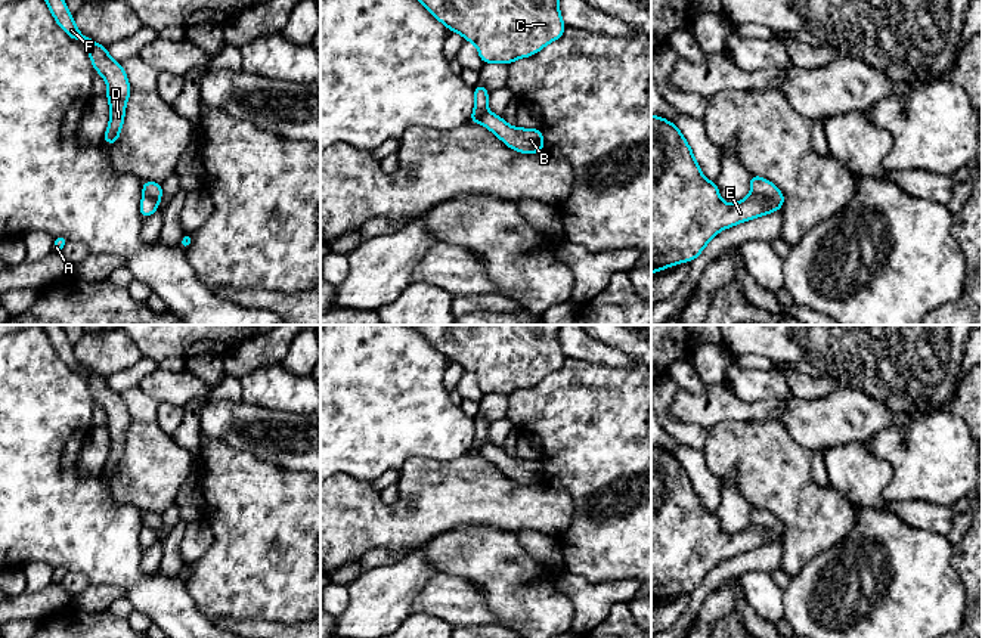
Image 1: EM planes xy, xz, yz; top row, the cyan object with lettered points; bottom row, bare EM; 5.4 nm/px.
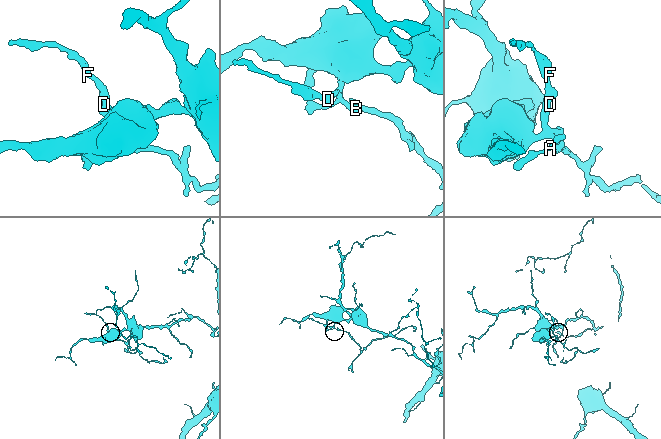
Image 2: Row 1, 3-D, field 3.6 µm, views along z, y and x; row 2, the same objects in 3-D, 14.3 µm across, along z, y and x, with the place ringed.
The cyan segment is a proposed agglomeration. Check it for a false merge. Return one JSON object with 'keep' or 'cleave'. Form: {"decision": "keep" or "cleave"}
{"decision": "cleave"}

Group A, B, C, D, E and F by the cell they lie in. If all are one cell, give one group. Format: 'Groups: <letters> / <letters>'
Groups: A C E / B D F

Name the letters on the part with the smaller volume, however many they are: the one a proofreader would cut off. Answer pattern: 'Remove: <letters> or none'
Remove: B, D, F

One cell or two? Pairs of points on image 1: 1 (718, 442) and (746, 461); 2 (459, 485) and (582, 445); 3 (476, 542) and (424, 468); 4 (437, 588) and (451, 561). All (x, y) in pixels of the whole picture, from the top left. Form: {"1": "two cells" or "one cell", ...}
{"1": "one cell", "2": "two cells", "3": "two cells", "4": "two cells"}

